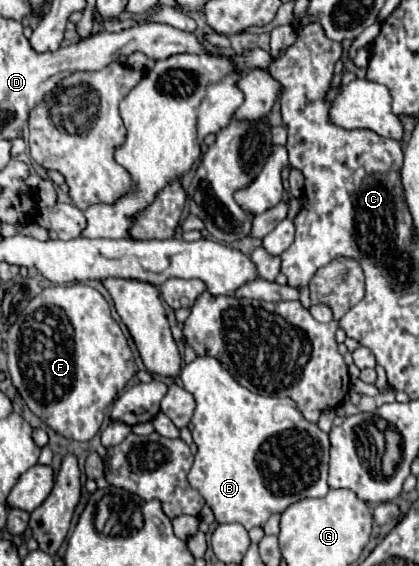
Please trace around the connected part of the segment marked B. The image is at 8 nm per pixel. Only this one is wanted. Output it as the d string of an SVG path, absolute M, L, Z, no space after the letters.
M200 356L192 364L186 364L180 378L184 388L196 398L192 436L198 452L188 474L188 482L202 494L218 522L238 522L250 530L254 526L264 526L272 514L282 514L290 504L302 498L318 498L328 492L328 434L316 424L304 420L290 398L260 396L246 390L212 356Z

